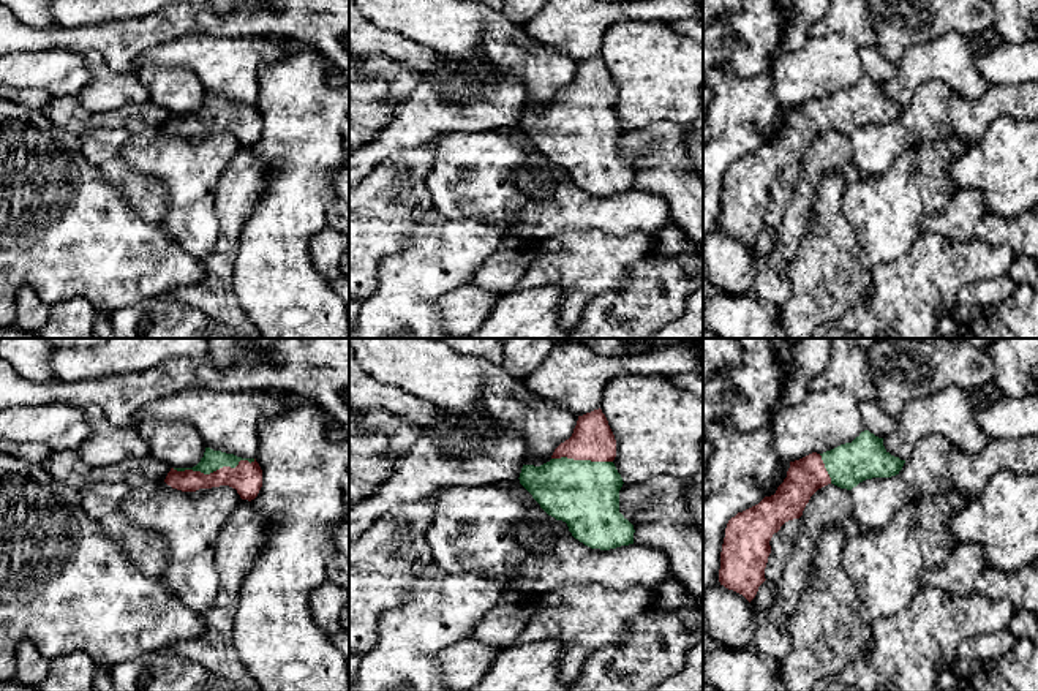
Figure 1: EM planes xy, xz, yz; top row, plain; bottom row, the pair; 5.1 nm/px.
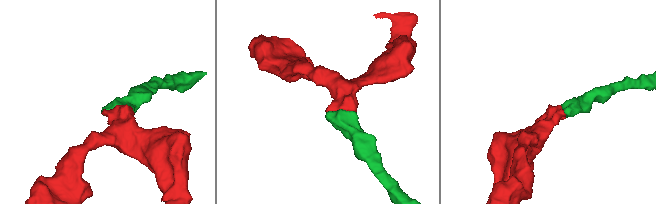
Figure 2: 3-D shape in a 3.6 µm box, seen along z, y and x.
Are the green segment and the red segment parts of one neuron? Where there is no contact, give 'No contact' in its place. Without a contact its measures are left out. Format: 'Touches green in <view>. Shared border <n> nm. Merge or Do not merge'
Touches green in xy. Shared border 420 nm. Merge

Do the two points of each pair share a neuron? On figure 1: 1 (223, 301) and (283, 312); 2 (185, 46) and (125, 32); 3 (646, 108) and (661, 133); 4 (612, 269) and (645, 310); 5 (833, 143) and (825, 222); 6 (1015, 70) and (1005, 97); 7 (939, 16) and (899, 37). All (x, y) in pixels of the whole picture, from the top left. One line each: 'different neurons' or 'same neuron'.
1: different neurons
2: different neurons
3: different neurons
4: different neurons
5: different neurons
6: different neurons
7: same neuron

